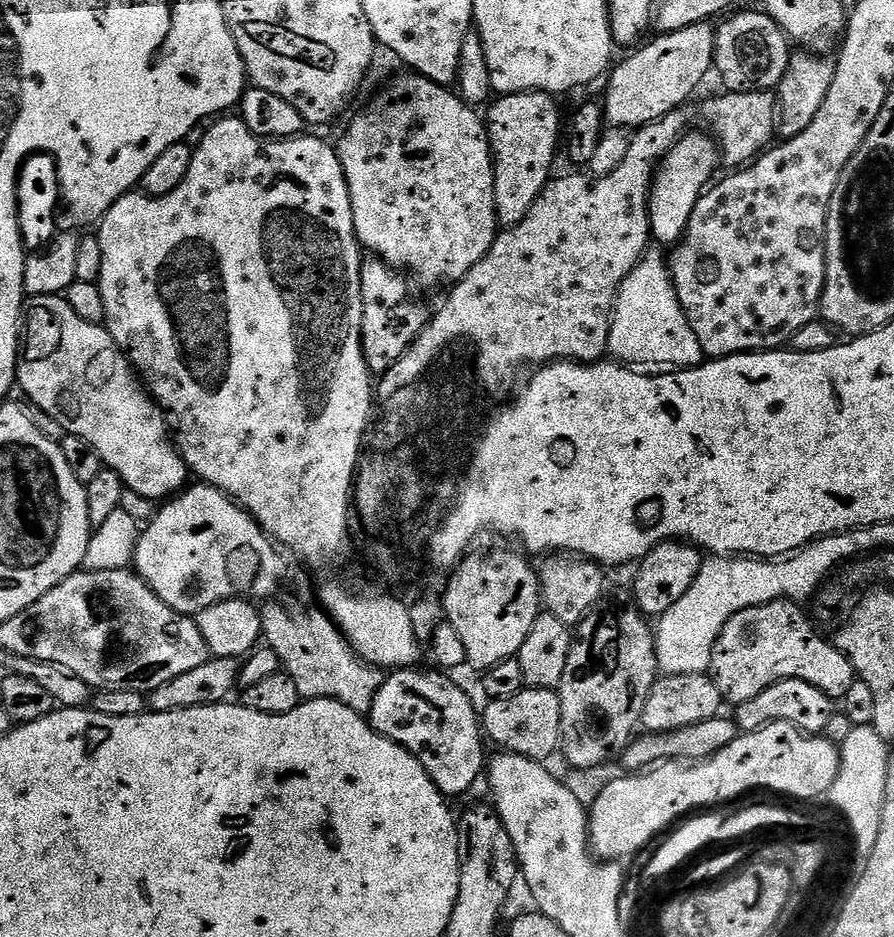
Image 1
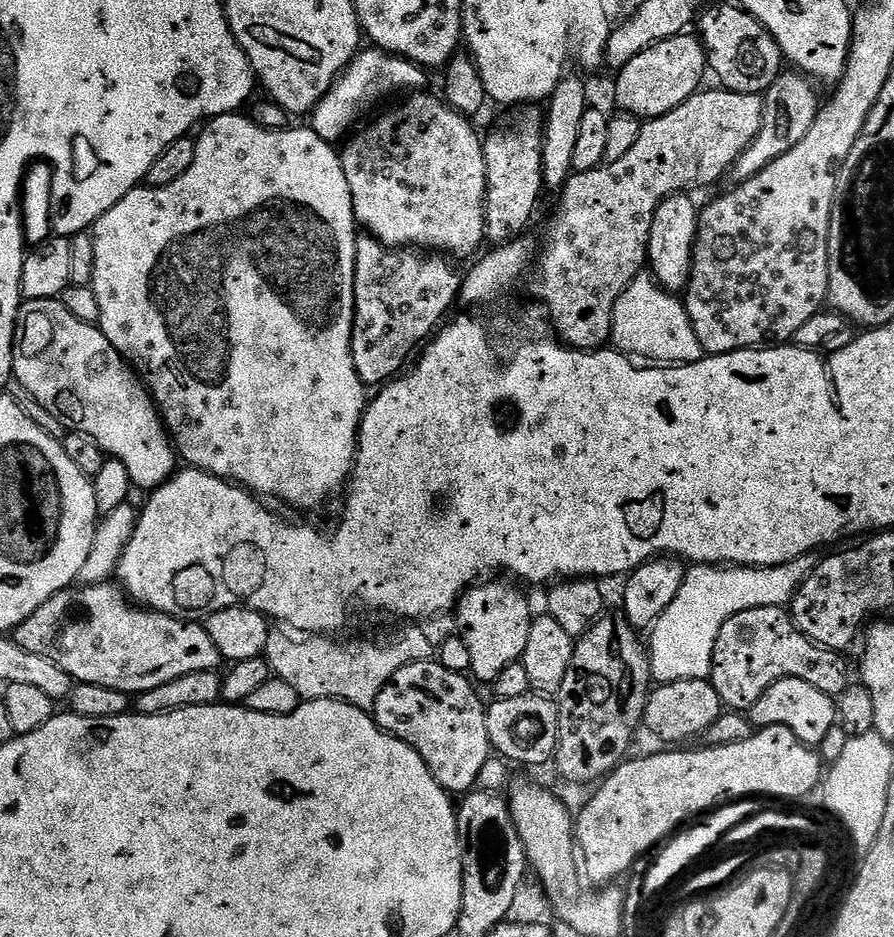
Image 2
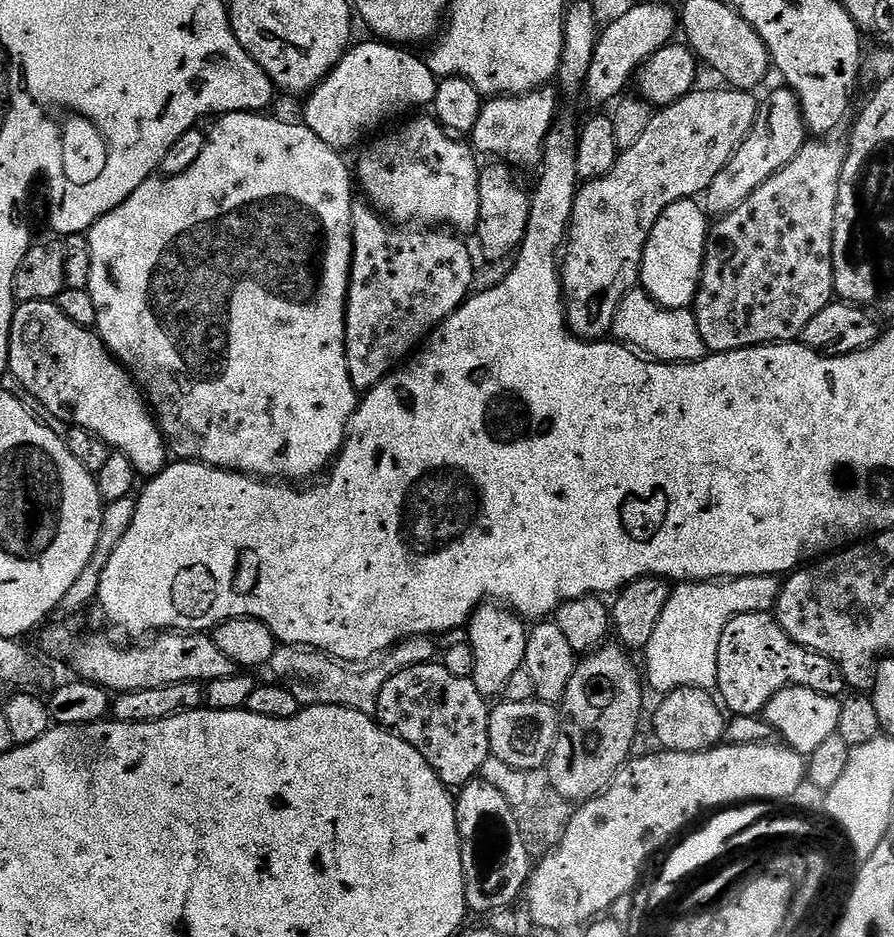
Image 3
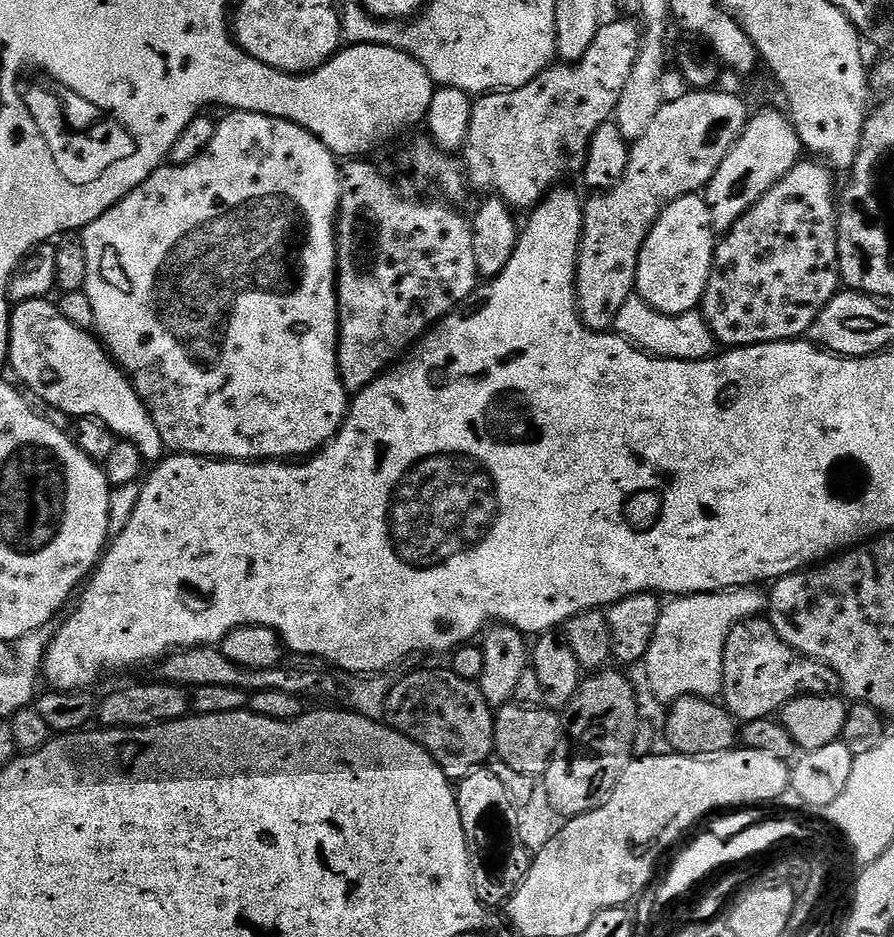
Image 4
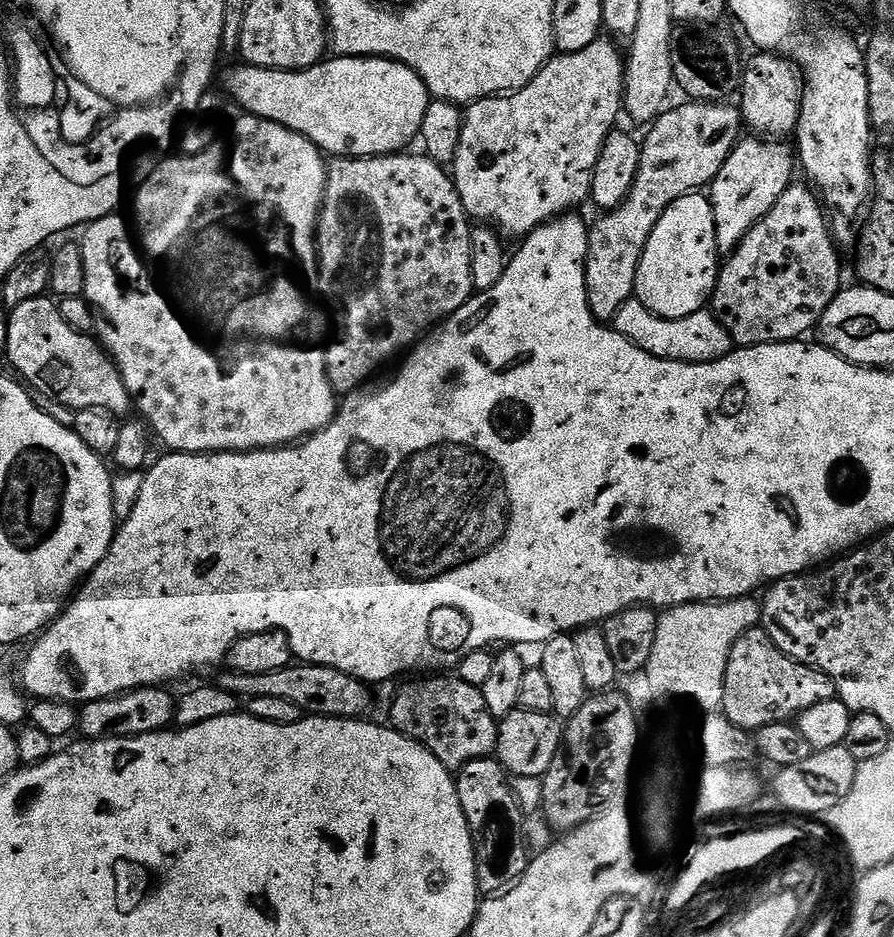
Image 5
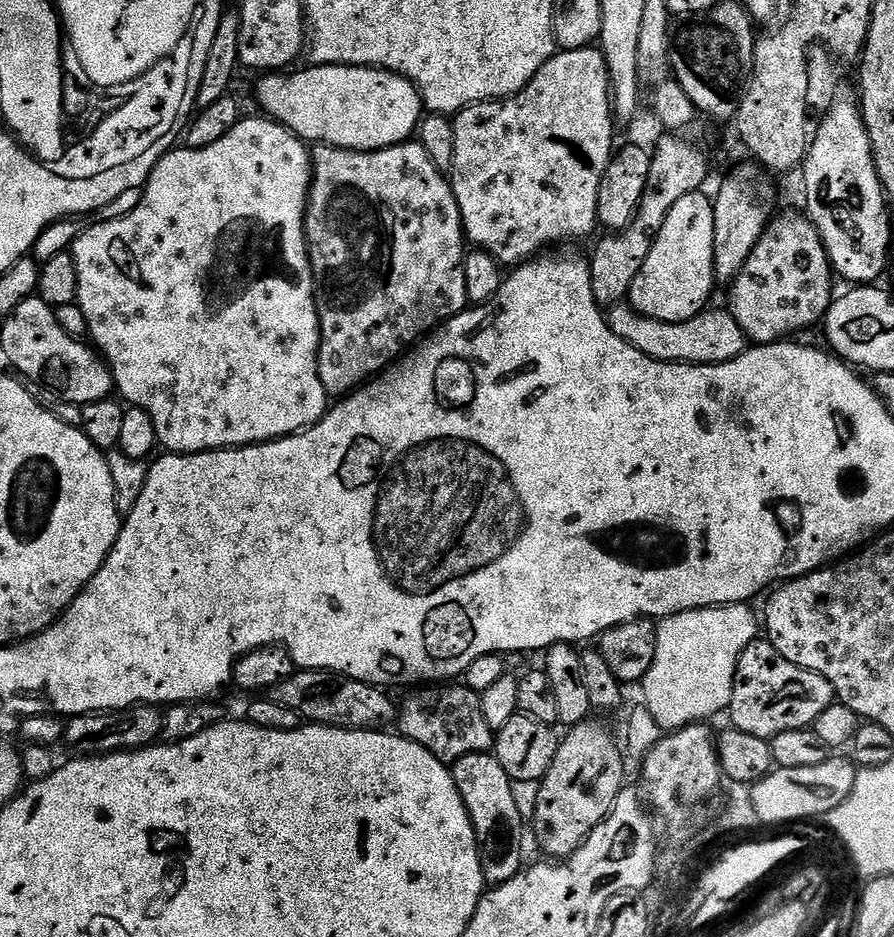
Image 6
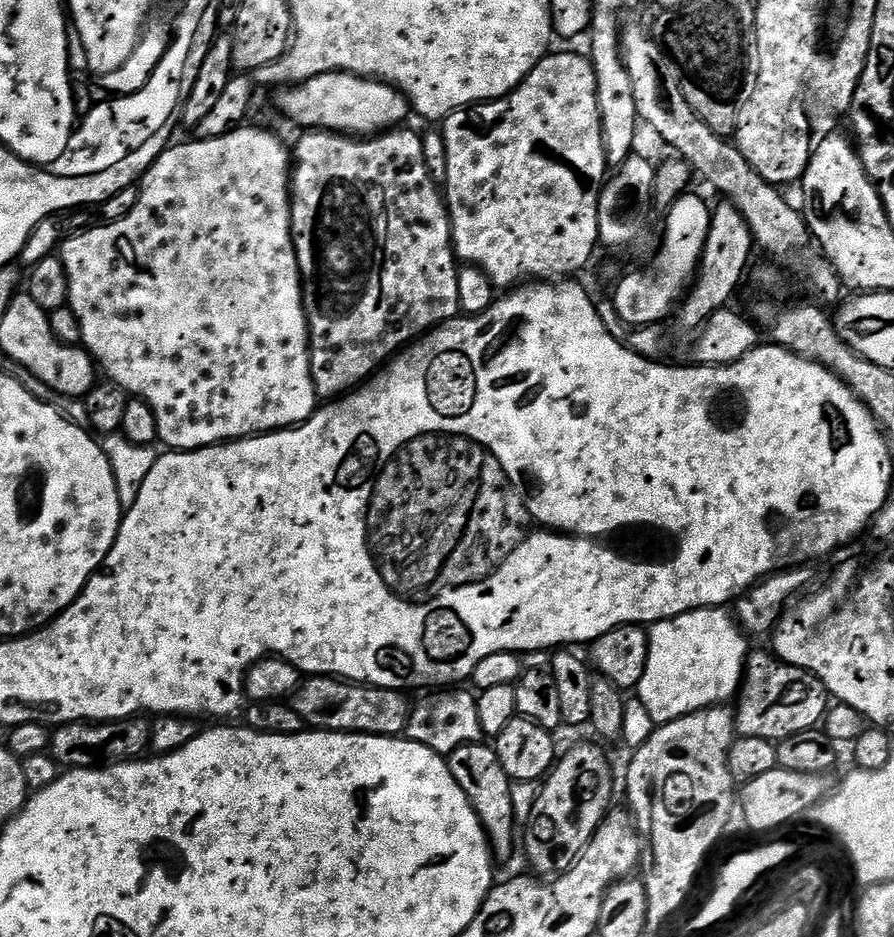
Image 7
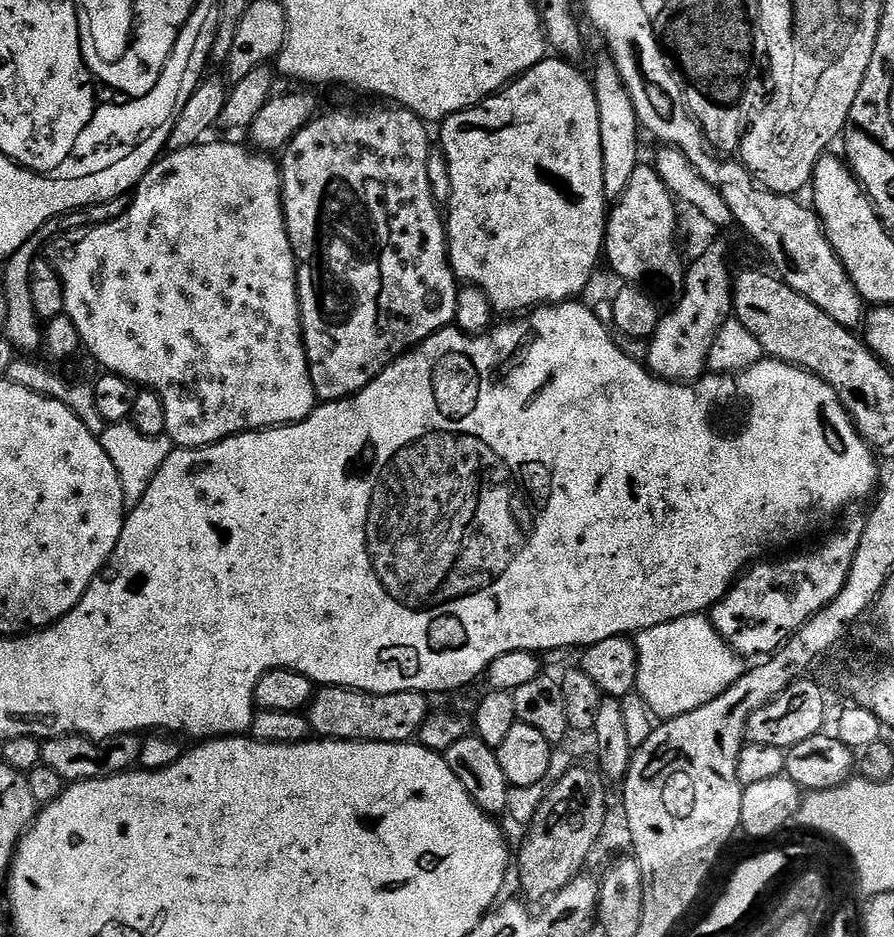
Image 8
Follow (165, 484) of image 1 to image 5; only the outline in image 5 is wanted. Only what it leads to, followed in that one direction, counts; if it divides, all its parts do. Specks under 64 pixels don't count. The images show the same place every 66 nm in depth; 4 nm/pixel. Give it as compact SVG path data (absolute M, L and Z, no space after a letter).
M39 296L11 309L6 355L29 389L40 391L41 397L56 400L62 406L73 410L101 408L113 414L133 407L111 356L91 335L66 326L55 299Z

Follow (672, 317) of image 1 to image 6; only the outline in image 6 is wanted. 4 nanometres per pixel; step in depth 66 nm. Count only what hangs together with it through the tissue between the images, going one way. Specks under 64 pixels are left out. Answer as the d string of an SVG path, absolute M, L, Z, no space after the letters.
M625 302L611 305L607 309L606 319L610 330L614 330L618 338L642 350L642 354L667 364L721 364L738 358L746 350L744 331L726 310L705 310L686 322L663 324L660 320L639 316L632 305Z

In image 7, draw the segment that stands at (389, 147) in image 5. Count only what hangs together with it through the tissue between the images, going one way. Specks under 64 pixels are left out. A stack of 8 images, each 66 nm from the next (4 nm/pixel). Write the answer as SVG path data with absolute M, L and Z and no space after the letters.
M331 72L312 78L301 84L279 89L276 104L281 112L289 116L304 130L339 132L353 138L371 138L389 130L396 130L407 116L410 105L403 94L383 84L381 80L365 80L349 72Z

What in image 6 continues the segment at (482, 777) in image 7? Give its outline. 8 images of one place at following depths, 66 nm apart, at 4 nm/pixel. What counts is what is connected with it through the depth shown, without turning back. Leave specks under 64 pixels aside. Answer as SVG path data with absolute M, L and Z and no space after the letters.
M491 751L466 754L466 758L458 758L451 765L451 770L476 835L485 885L510 882L510 878L522 870L523 864L520 863L524 860L524 848L520 843L524 840L524 828L526 832L526 820L518 812L518 801L511 790L513 780L508 777L506 770L502 770Z

